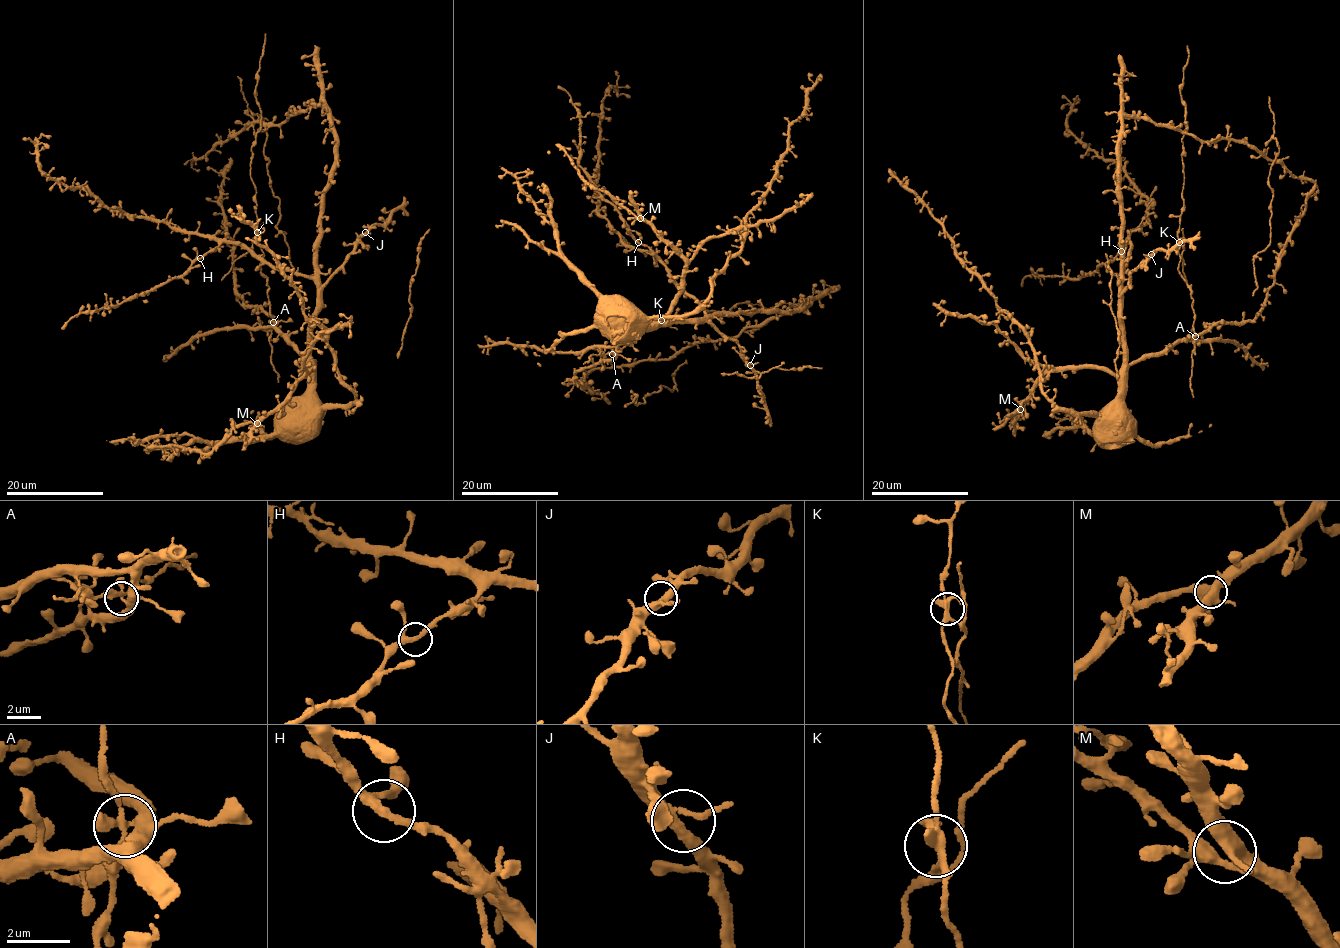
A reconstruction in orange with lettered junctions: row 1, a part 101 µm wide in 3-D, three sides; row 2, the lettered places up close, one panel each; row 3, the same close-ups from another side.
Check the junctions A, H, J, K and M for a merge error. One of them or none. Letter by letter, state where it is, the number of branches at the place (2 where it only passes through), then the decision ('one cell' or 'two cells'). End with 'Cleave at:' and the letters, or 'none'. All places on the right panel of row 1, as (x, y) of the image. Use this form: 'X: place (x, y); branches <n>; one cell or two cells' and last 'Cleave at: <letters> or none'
A: place (1195, 336); branches 4; one cell
H: place (1121, 251); branches 3; one cell
J: place (1151, 254); branches 3; one cell
K: place (1179, 242); branches 4; two cells
M: place (1020, 409); branches 4; one cell
Cleave at: K

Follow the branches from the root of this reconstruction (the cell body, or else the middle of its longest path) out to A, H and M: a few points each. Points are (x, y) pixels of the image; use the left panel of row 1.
A: (317, 256), (317, 308), (313, 317), (311, 350), (306, 356), (299, 355), (277, 334), (273, 322)
H: (317, 256), (317, 273), (306, 277), (263, 262), (232, 243), (222, 242), (200, 258)
M: (317, 256), (317, 308), (309, 347), (313, 365), (311, 362), (304, 369), (293, 393), (257, 423)

